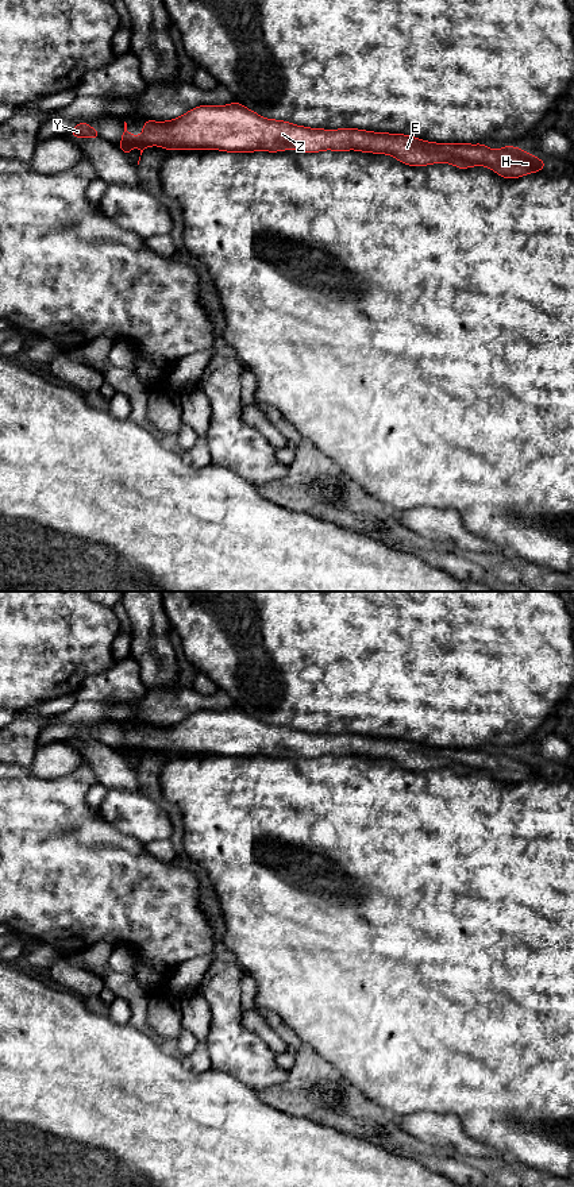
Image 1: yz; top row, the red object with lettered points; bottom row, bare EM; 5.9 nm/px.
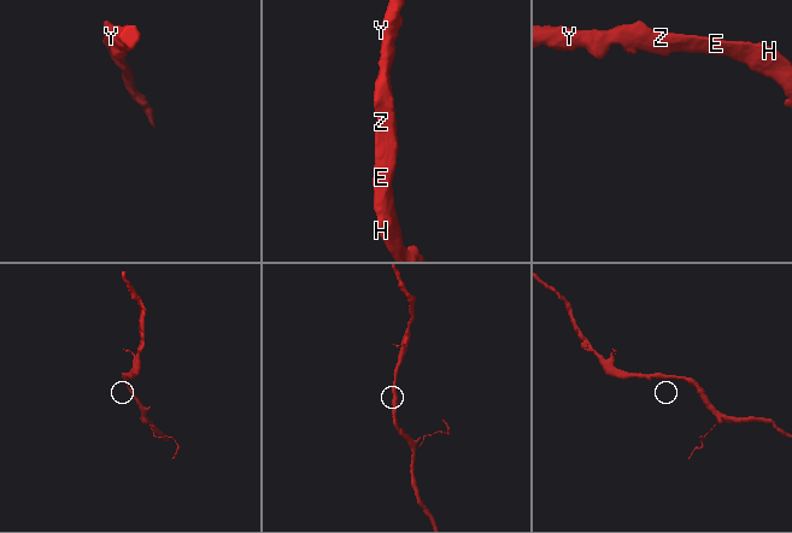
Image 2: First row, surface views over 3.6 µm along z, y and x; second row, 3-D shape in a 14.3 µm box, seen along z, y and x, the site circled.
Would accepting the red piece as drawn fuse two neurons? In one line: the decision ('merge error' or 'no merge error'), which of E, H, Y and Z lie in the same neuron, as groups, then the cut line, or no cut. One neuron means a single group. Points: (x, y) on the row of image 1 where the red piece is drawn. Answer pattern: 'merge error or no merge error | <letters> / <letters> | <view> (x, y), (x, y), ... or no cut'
no merge error | E H Y Z | no cut

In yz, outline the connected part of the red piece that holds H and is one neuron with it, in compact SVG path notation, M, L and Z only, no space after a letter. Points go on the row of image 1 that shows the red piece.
M236 101L223 107L200 105L169 122L147 120L143 123L143 132L139 136L132 136L127 131L127 123L124 122L122 144L118 149L128 155L134 146L140 150L140 155L147 146L162 146L167 151L174 149L192 149L223 150L228 153L253 153L257 150L274 153L285 151L286 149L303 153L358 150L363 153L389 154L411 166L425 166L429 163L452 163L459 169L488 166L504 178L519 178L528 173L540 172L546 166L544 161L519 147L504 146L500 150L490 150L484 143L432 143L402 134L371 132L355 128L308 128L282 120L265 119Z

